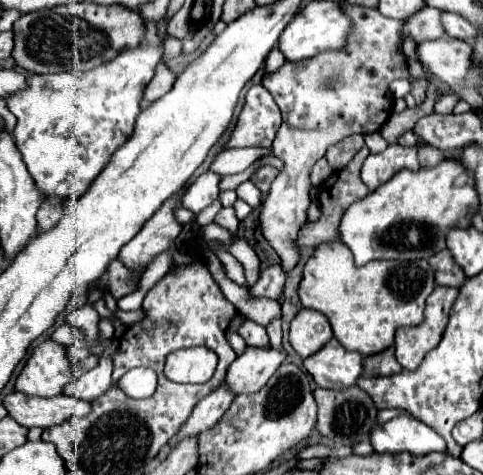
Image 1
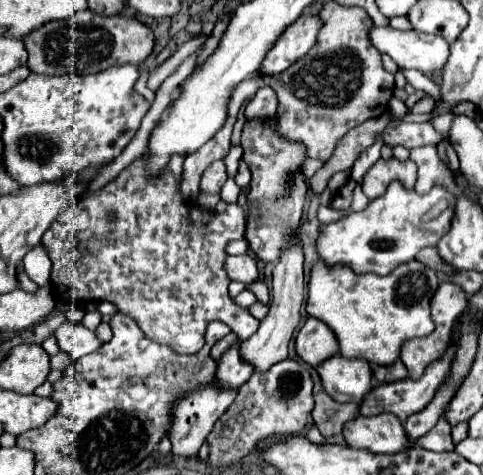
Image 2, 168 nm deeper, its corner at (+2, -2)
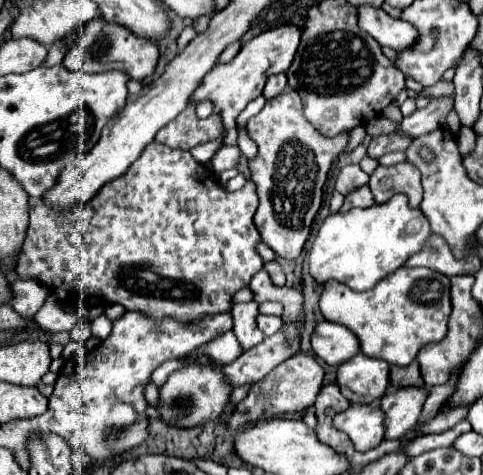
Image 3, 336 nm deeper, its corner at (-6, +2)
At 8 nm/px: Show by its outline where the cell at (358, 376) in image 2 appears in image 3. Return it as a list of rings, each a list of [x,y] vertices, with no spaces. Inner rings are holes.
[[[358,353],[338,367],[336,383],[350,403],[374,403],[384,397],[390,385],[390,365]]]

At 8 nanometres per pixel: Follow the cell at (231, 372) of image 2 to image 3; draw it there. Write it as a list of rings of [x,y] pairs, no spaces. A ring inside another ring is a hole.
[[[254,301],[234,305],[232,317],[234,317],[234,333],[240,339],[244,349],[256,347],[256,343],[260,343],[260,339],[264,339],[264,333],[256,327],[258,305]]]

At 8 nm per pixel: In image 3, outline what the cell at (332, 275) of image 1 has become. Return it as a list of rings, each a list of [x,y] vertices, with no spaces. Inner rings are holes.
[[[400,267],[388,275],[388,279],[376,283],[374,289],[362,293],[348,291],[342,283],[328,283],[328,287],[322,289],[320,309],[326,321],[348,327],[360,339],[364,355],[406,367],[424,345],[446,337],[452,311],[450,279],[424,267]]]

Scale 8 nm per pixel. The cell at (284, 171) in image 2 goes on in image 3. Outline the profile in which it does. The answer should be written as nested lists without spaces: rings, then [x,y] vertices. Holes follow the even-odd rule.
[[[294,89],[266,101],[264,109],[246,125],[250,137],[258,145],[258,153],[248,161],[252,181],[256,185],[258,209],[254,225],[262,241],[276,251],[278,257],[296,259],[310,235],[310,225],[322,205],[322,187],[334,159],[348,147],[350,133],[324,137],[304,117],[304,103]]]

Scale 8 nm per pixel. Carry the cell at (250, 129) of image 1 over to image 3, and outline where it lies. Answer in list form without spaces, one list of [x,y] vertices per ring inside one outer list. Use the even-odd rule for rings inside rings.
[[[286,73],[272,75],[272,77],[266,81],[266,87],[264,87],[264,97],[266,97],[266,99],[272,99],[272,97],[280,95],[284,89],[286,89]]]

